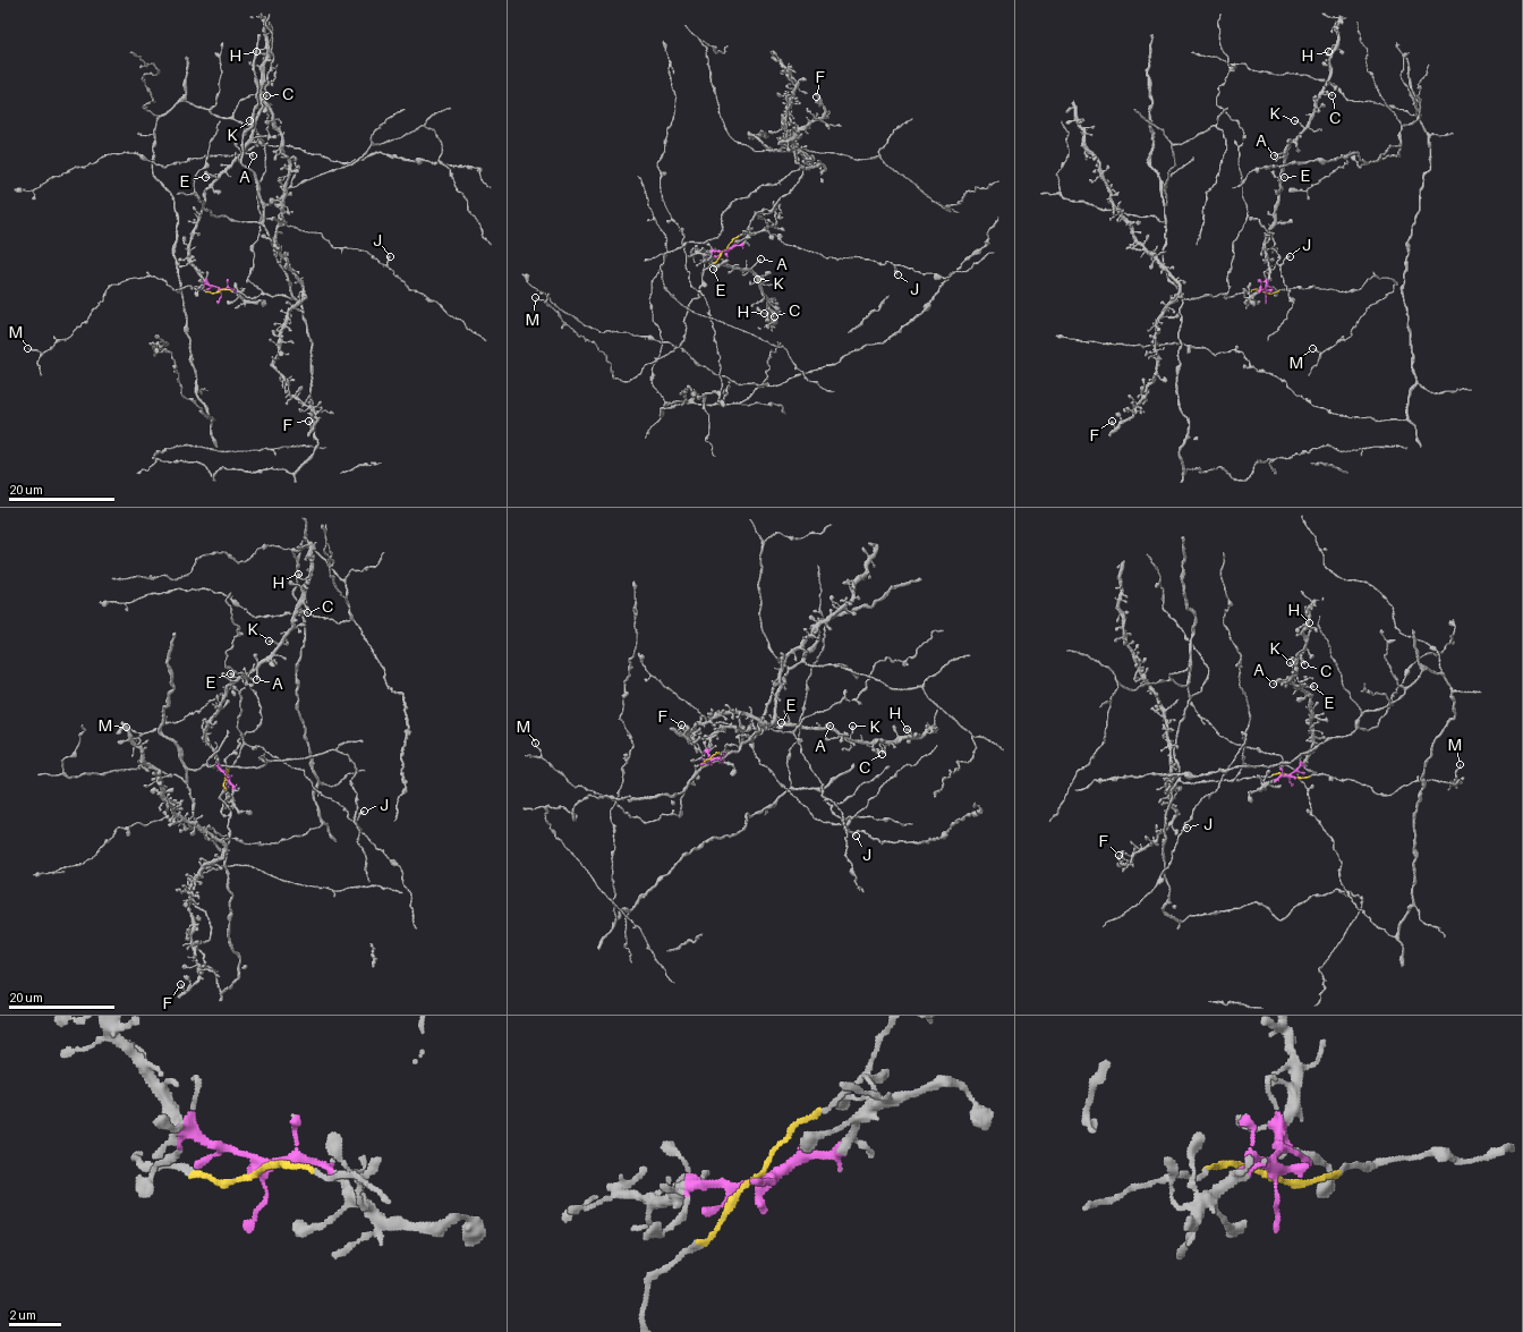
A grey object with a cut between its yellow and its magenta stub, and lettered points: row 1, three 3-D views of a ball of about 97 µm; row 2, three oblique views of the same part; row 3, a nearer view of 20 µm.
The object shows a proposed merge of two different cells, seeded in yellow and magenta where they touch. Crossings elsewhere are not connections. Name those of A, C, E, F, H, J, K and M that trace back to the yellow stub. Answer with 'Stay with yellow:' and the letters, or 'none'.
Stay with yellow: F, J, M

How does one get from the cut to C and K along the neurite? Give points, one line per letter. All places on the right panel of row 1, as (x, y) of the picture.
C: (1265, 290), (1268, 279), (1266, 235), (1274, 220), (1284, 151), (1307, 124), (1315, 101), (1321, 94), (1333, 96)
K: (1265, 290), (1268, 279), (1266, 235), (1274, 220), (1284, 151), (1303, 129), (1294, 120)

